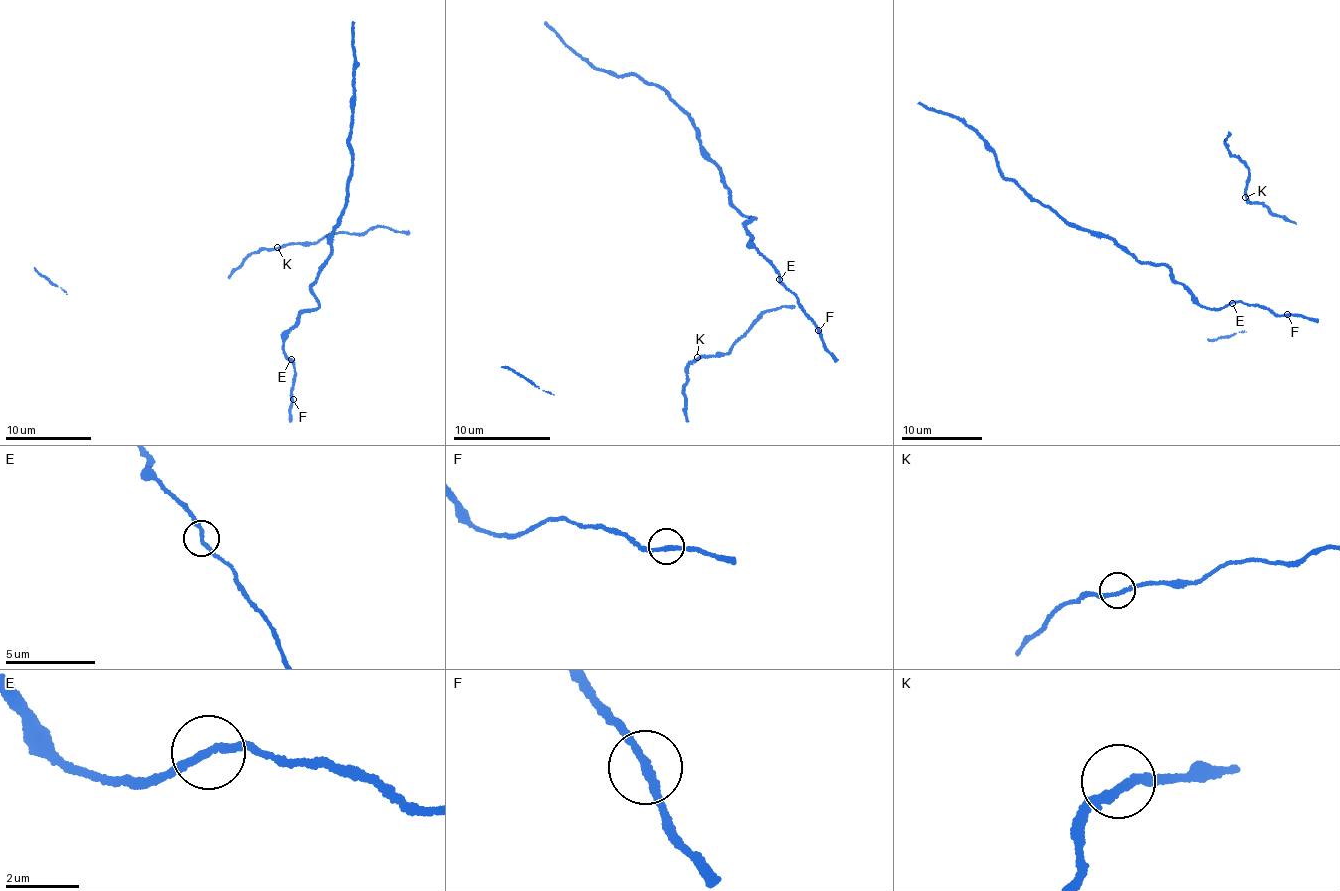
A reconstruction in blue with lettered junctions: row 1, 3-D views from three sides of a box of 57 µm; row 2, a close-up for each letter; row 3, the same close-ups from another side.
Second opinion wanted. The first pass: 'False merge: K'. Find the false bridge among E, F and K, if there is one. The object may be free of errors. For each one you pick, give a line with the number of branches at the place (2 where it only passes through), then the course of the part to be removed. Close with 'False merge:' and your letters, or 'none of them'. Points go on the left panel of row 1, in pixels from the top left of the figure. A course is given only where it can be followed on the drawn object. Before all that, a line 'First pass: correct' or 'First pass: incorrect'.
First pass: incorrect
False merge: none of them

